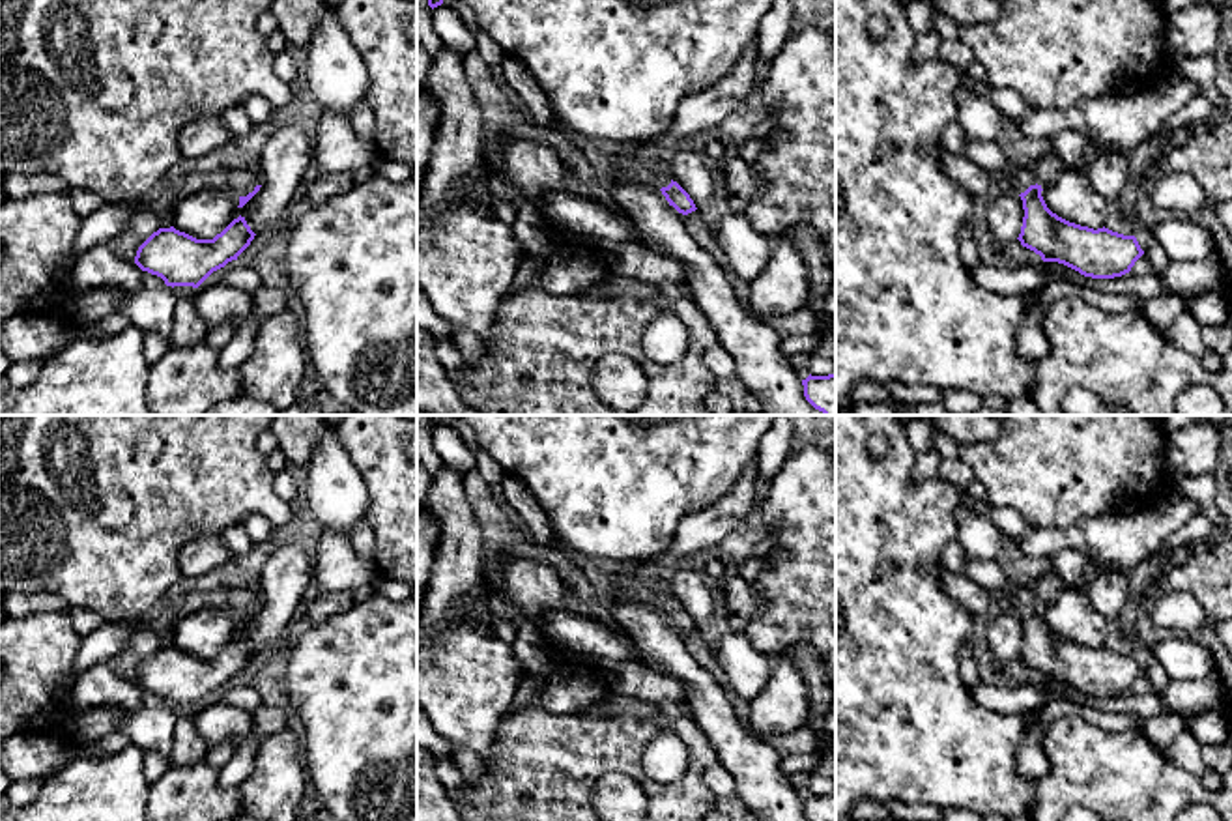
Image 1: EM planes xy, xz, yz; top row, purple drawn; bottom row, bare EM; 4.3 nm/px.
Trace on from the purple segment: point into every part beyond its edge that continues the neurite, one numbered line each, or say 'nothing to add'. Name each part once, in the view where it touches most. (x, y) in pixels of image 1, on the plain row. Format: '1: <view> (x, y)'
1: xy (240, 601)

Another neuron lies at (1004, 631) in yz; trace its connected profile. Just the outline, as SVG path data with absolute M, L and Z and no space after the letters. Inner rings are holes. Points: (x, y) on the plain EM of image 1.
M998 604L985 619L985 638L991 649L991 664L1004 670L1013 662L1023 645L1023 619L1008 604Z

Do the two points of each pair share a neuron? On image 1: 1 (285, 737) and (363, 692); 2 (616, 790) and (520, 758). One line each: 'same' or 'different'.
1: different
2: different

